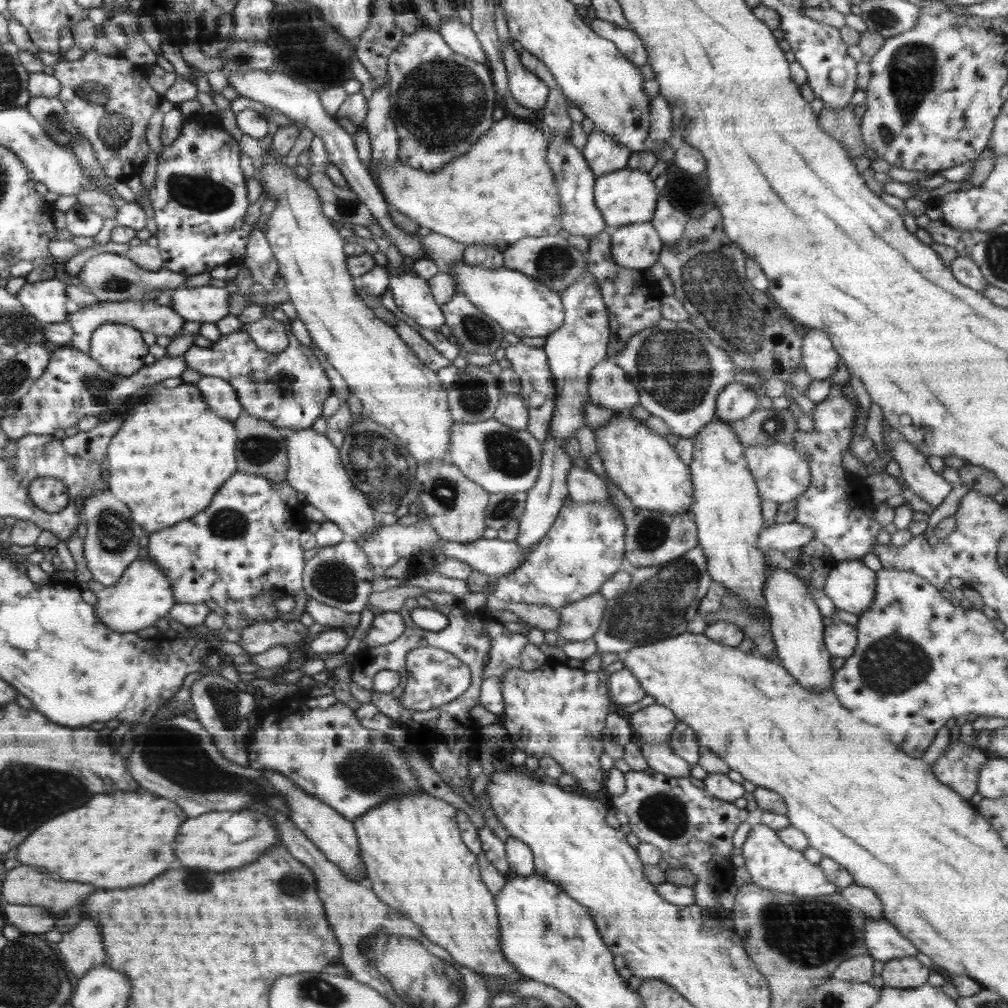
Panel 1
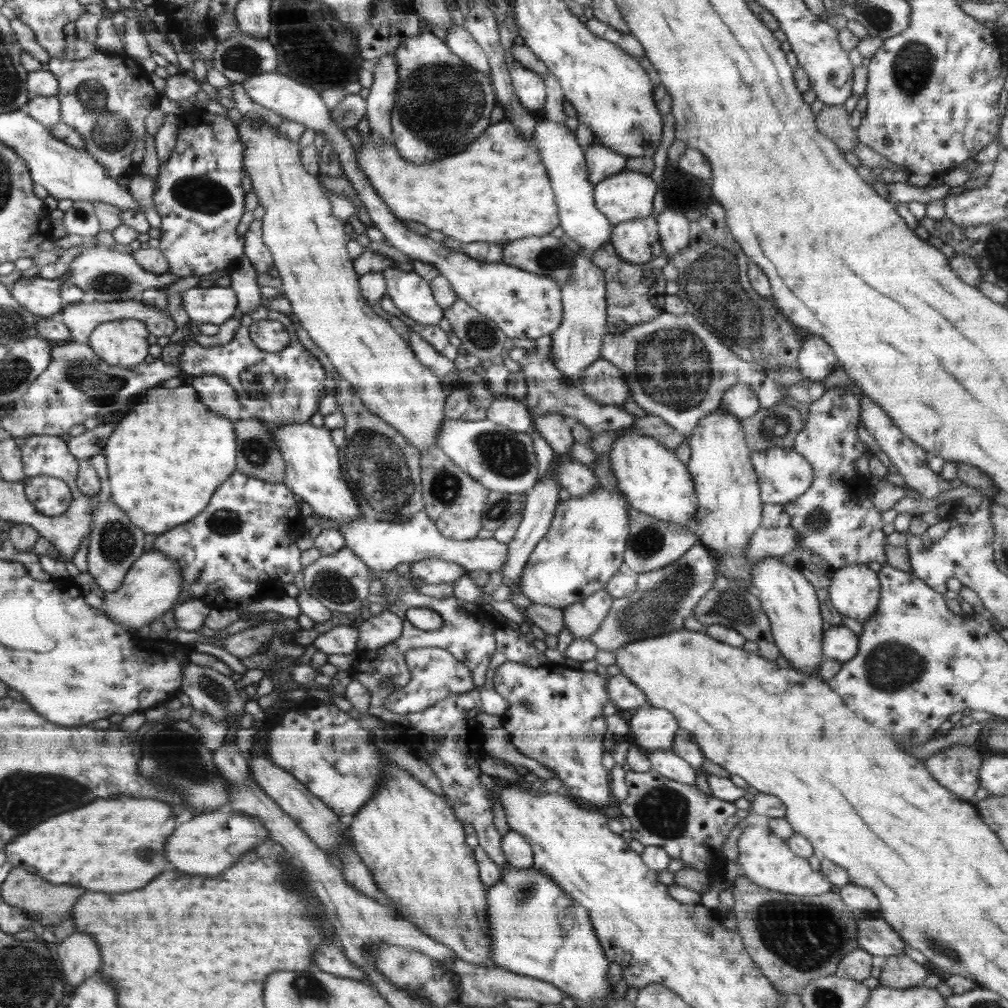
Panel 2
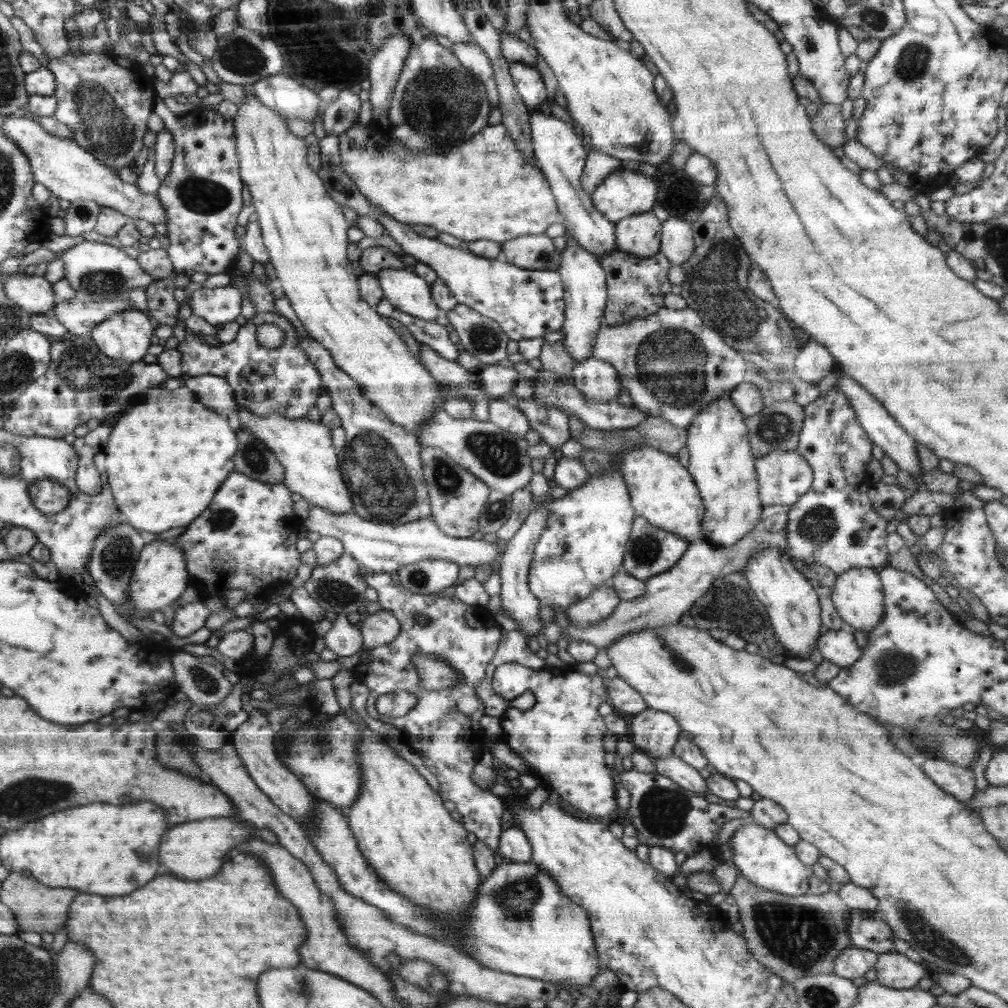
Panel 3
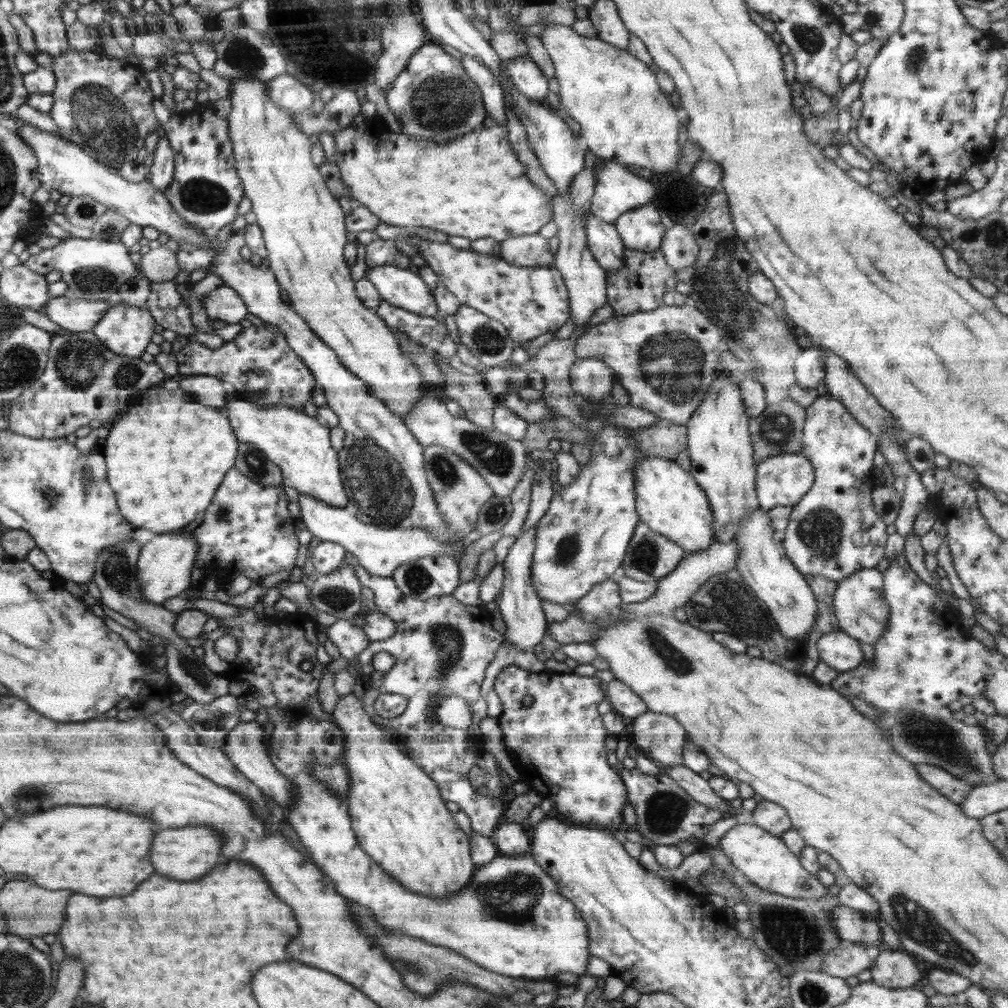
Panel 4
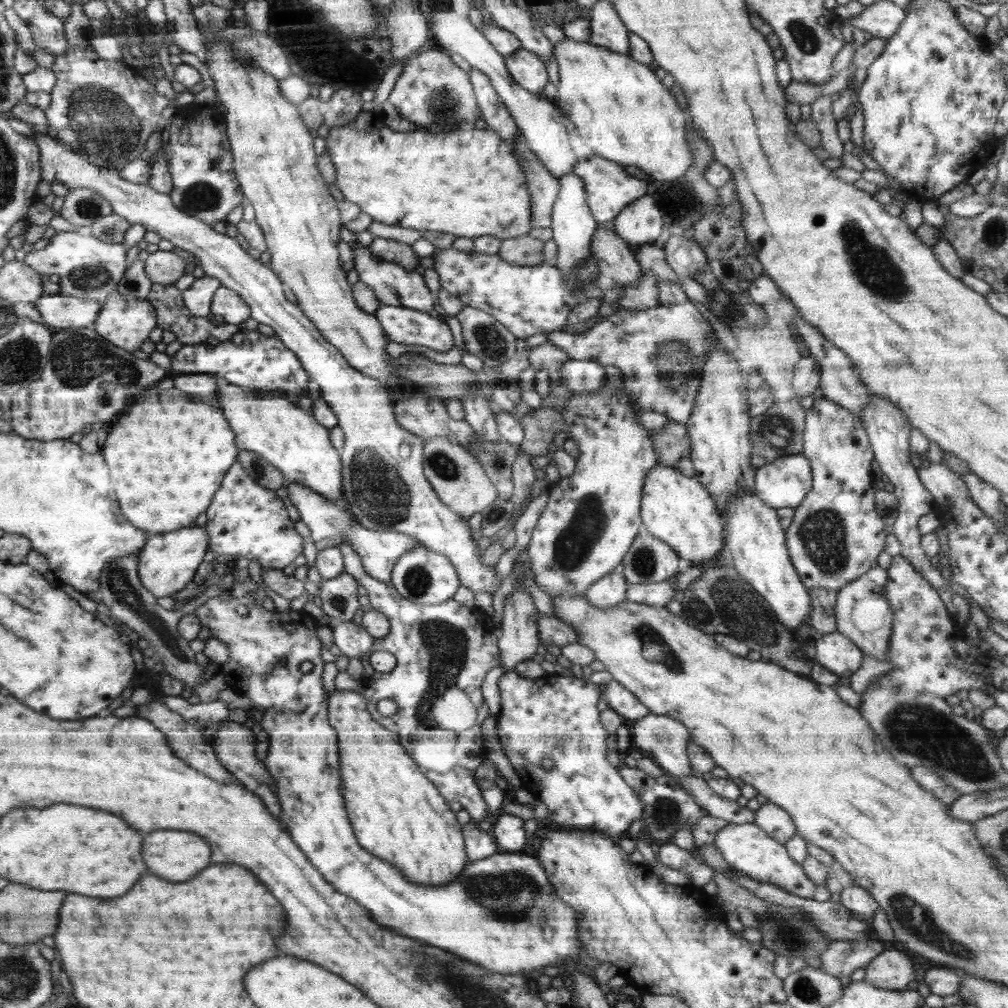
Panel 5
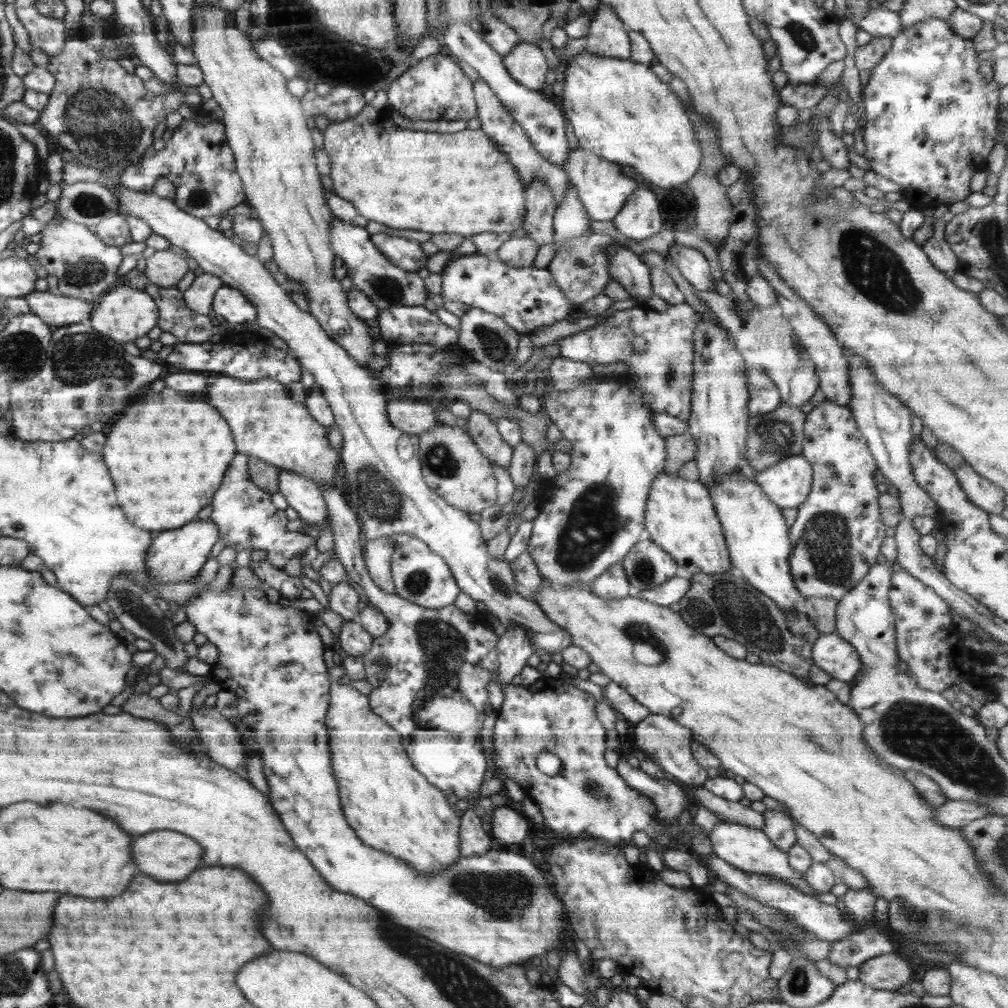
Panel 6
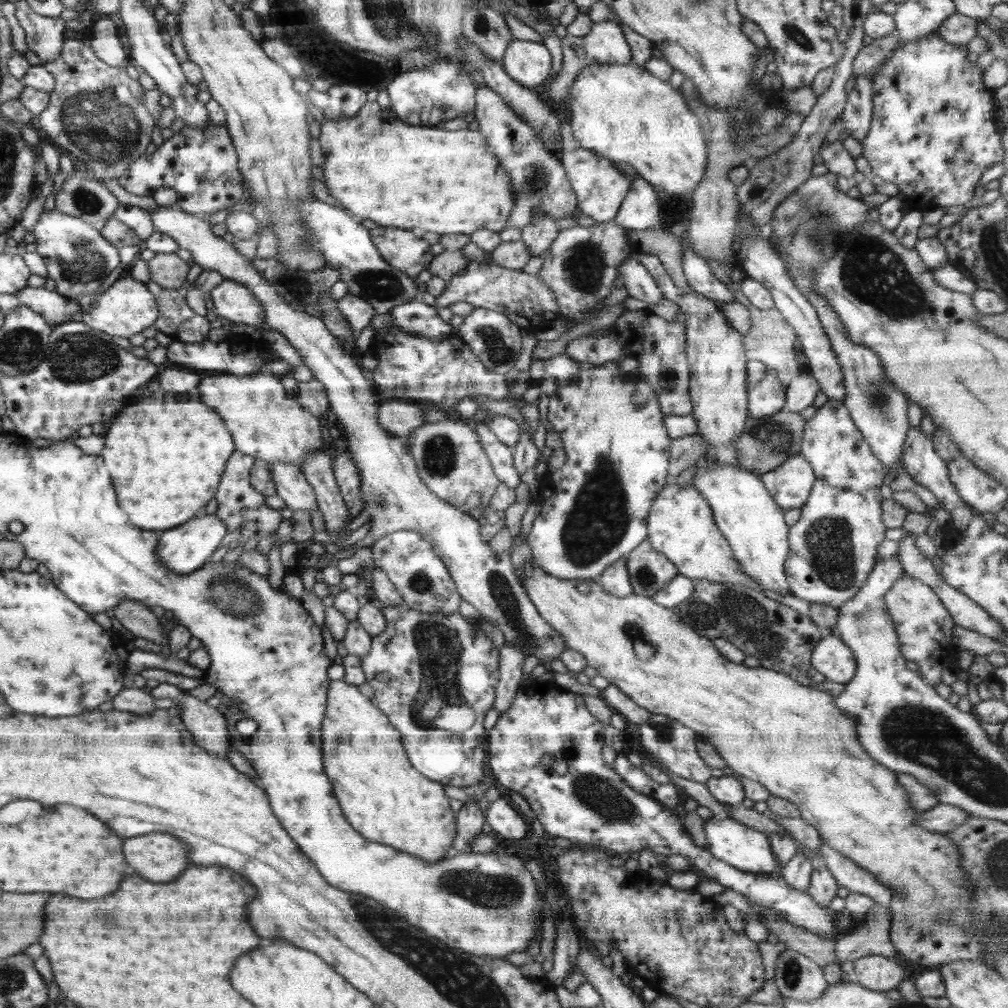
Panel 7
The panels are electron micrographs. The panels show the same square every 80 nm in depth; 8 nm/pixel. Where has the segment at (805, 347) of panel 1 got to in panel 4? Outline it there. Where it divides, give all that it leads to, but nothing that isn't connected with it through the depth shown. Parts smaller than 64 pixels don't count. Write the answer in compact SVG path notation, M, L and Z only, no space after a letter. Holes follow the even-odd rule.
M818 347L801 349L793 364L795 384L802 390L816 389L824 379L825 364L825 356Z

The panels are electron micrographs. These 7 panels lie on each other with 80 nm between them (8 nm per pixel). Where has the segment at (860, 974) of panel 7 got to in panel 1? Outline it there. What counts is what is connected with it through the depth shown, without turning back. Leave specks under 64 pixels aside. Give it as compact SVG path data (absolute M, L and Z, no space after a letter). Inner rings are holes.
M906 957L886 961L881 976L884 988L912 989L926 984L929 974L929 967L916 957Z

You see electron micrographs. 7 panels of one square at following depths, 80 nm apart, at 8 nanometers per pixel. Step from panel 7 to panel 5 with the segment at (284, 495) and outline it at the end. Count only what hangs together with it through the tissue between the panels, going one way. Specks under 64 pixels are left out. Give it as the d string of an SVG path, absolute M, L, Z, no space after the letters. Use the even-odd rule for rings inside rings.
M287 482L284 487L288 489L288 497L294 504L298 513L300 513L300 521L304 522L310 529L310 536L313 542L332 538L332 540L345 540L360 556L365 571L377 581L383 583L391 582L391 570L394 568L396 561L413 548L422 545L419 540L413 536L402 534L399 532L376 532L369 528L362 527L353 519L353 516L348 512L344 512L344 507L338 503L330 502L325 496L314 492L305 484L299 482Z

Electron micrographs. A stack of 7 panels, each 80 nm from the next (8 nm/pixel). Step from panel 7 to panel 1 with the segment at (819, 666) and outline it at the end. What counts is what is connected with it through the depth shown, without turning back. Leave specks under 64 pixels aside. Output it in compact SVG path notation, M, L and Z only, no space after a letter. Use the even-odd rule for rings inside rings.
M832 620L824 629L823 639L828 654L846 660L854 654L857 645L857 628L841 620Z

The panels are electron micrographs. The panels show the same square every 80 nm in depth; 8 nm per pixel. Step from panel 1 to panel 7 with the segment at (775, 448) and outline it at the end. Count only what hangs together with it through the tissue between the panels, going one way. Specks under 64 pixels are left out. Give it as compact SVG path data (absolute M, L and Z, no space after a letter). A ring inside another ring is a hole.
M801 455L760 474L766 490L782 509L802 508L810 496L816 475Z

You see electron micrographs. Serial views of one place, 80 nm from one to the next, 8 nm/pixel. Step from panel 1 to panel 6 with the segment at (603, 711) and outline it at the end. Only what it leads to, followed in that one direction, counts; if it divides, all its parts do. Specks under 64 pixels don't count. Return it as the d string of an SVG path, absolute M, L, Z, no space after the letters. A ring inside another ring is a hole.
M541 676L534 684L522 685L510 683L503 686L503 703L497 713L494 727L494 750L496 751L496 775L502 781L506 776L514 779L540 807L545 818L544 823L556 832L566 834L570 839L594 837L604 839L608 844L624 848L633 844L632 834L642 830L657 846L672 849L672 839L678 837L676 827L665 828L655 818L653 802L641 792L634 790L618 774L615 768L608 766L604 760L606 729L596 717L594 708L596 699L592 694L555 677ZM544 752L552 752L561 760L561 770L554 776L542 773L536 767L536 758Z

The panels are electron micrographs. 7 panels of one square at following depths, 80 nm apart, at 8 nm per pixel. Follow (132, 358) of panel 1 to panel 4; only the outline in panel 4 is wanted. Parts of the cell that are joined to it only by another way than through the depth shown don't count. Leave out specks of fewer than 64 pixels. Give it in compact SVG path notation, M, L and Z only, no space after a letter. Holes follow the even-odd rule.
M117 300L92 331L110 352L140 357L154 334L154 326L154 317L146 306L124 305Z

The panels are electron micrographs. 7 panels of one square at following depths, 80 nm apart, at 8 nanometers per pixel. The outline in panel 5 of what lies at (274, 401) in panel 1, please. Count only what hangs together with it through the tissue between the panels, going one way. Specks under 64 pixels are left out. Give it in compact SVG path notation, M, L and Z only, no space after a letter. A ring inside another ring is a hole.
M240 330L216 346L211 346L207 342L181 345L170 357L173 376L189 373L216 375L226 384L283 394L294 404L298 404L307 392L309 375L305 372L300 359L285 347L285 343L277 335L266 336L258 330Z

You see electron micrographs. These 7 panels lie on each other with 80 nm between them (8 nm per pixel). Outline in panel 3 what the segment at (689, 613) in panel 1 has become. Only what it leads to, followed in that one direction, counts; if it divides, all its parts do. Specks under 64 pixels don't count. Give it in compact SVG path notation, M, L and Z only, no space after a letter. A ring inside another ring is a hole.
M755 528L732 546L716 546L706 540L690 543L682 558L670 570L645 580L646 588L639 597L621 600L610 616L598 624L591 624L588 628L579 628L570 624L561 629L561 636L566 636L570 643L573 640L586 641L595 644L598 649L604 649L629 632L676 624L680 622L680 617L684 613L689 612L691 605L698 600L698 597L704 596L715 578L740 572L757 554L759 548L774 546L786 552L786 541L784 532L771 533Z

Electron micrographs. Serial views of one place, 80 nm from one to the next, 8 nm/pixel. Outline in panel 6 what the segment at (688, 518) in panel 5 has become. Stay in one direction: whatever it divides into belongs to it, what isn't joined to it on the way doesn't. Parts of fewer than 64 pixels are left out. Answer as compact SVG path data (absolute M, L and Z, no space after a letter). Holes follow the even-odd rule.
M666 472L658 474L650 485L644 525L646 535L690 574L725 573L734 567L712 497L699 480L684 480Z

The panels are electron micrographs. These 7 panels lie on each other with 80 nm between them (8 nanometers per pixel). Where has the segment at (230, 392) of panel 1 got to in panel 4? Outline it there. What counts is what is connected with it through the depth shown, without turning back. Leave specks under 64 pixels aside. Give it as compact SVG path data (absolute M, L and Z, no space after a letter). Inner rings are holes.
M191 375L180 380L179 383L179 389L196 394L196 398L202 400L202 404L210 404L218 410L225 410L230 389L220 378L207 375Z

